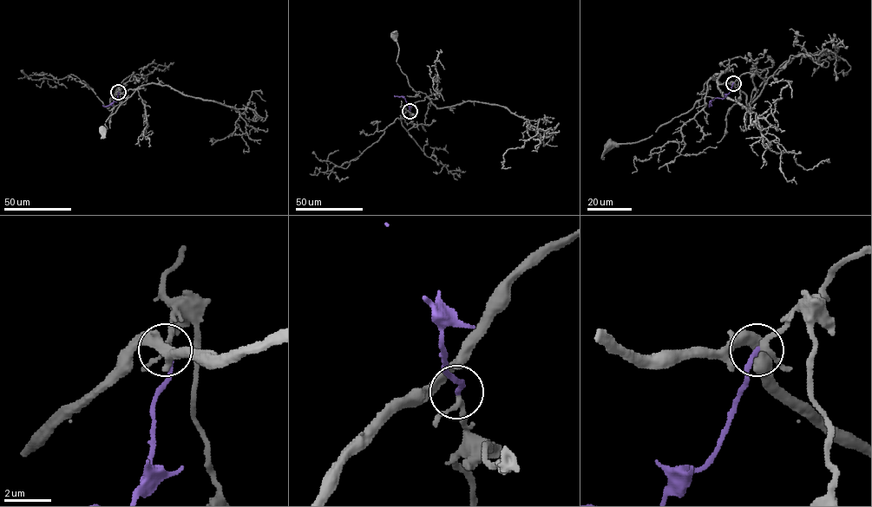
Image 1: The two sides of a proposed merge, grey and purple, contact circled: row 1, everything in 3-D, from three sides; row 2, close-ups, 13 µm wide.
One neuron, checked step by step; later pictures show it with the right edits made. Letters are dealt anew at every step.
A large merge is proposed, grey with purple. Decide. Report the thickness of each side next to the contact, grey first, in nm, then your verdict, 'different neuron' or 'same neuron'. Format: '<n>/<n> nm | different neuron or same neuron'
150/200 nm | same neuron

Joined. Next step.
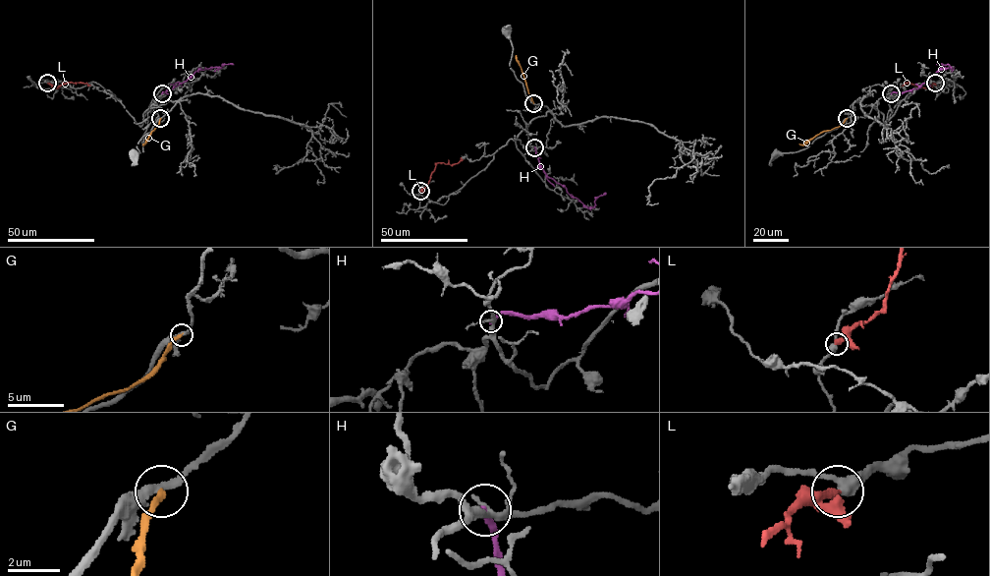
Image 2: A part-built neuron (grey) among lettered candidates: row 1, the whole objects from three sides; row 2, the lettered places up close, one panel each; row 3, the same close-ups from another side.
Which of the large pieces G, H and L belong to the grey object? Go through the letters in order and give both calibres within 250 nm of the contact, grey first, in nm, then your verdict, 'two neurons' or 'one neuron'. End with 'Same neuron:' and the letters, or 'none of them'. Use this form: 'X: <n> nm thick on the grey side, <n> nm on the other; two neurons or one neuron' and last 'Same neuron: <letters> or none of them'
G: 240 nm thick on the grey side, 220 nm on the other; two neurons
H: 200 nm thick on the grey side, 260 nm on the other; two neurons
L: 360 nm thick on the grey side, 340 nm on the other; two neurons
Same neuron: none of them

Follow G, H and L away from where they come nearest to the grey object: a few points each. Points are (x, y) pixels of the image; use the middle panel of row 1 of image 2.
G: (533, 103), (516, 55)
H: (534, 147), (539, 165), (545, 173), (584, 205), (593, 207), (594, 201), (606, 193)
L: (420, 191), (427, 185), (436, 163), (452, 165), (461, 157)

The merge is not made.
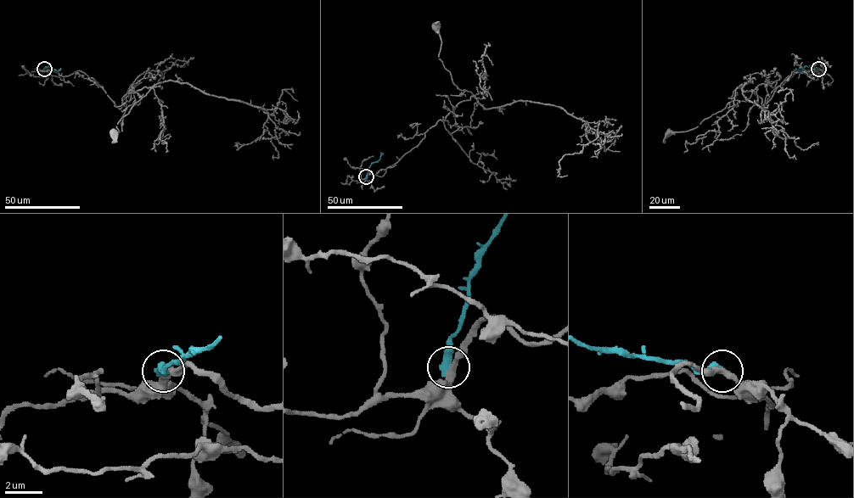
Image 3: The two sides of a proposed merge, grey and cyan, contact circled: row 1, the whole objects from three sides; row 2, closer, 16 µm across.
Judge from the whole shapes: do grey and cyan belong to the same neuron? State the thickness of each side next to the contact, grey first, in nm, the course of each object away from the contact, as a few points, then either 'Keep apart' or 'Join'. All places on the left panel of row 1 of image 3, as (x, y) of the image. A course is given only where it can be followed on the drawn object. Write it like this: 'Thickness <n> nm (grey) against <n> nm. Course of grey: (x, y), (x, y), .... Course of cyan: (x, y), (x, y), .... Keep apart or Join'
Thickness 320 nm (grey) against 480 nm. Course of grey: (44, 69), (64, 76), (81, 70), (120, 109), (130, 90), (150, 87), (118, 122), (119, 131), (113, 133). Course of cyan: (44, 69), (49, 65), (57, 71), (60, 69). Keep apart

